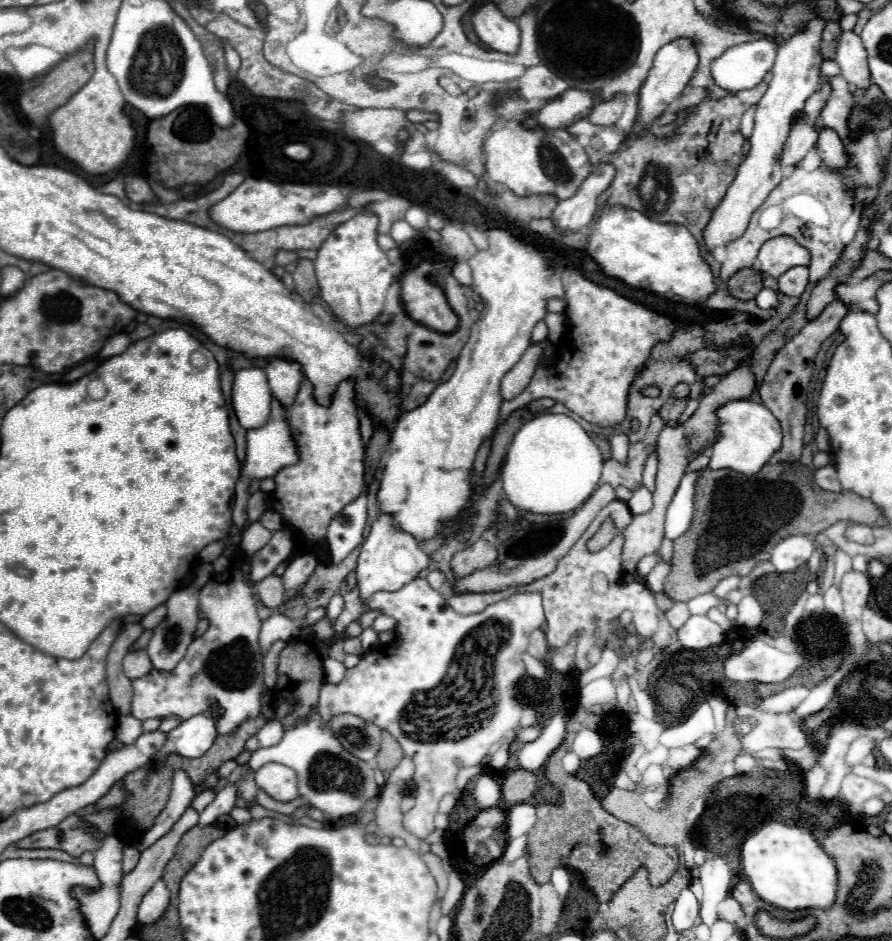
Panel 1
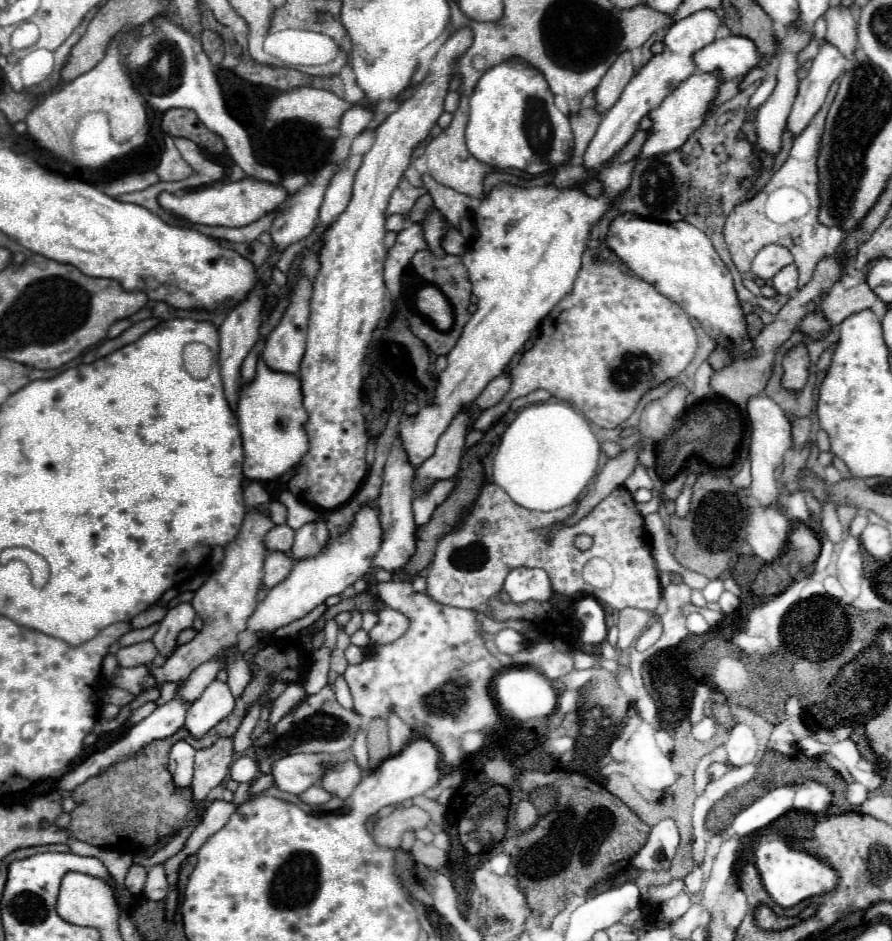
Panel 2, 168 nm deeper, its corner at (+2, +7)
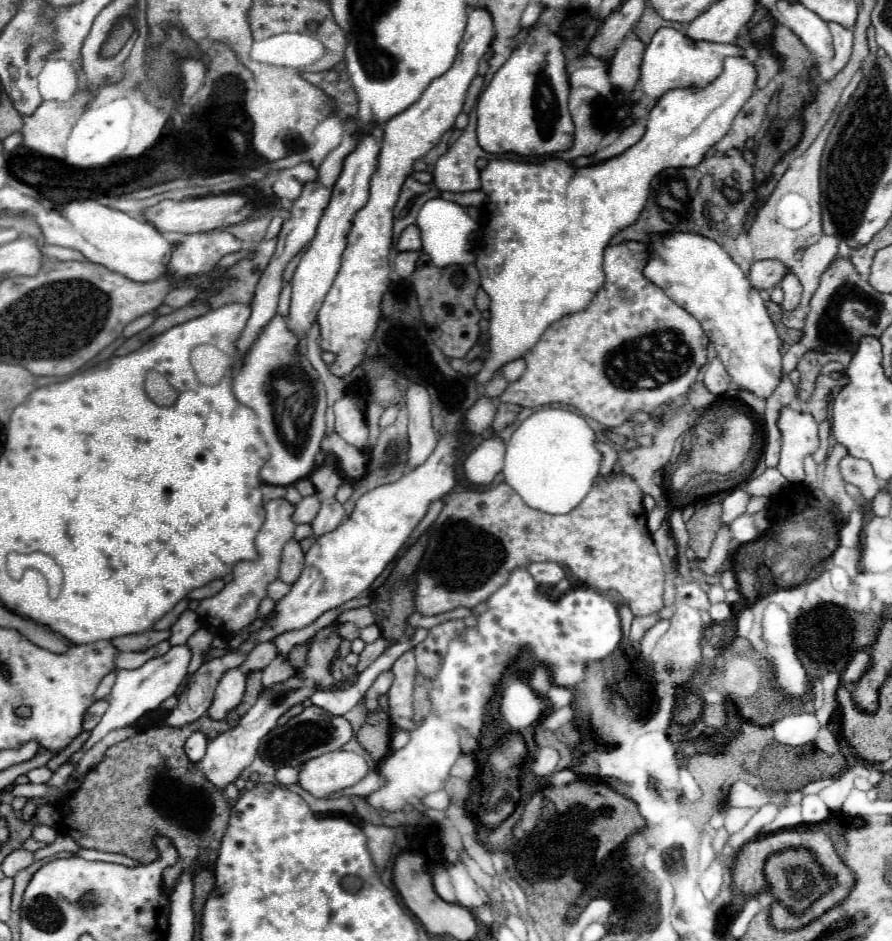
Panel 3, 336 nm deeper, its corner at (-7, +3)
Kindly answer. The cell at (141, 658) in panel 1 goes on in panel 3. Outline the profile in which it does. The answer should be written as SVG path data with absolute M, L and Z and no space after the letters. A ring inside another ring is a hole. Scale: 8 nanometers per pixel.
M163 641L163 643L159 643L159 645L155 645L147 651L141 651L141 653L117 653L115 655L115 667L117 669L137 669L145 661L149 661L153 657L159 657L159 655L165 655L169 649L171 649L171 643Z

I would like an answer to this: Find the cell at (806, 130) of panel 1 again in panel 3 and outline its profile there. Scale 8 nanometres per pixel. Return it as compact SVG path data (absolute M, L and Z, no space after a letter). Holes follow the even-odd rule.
M829 23L831 35L833 35L833 45L835 45L835 57L829 63L829 67L819 67L819 77L829 81L833 79L849 61L851 57L851 47L853 47L853 31L839 25L839 23Z

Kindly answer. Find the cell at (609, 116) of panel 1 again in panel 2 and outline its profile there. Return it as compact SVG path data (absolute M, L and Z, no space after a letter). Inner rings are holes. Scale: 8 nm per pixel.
M622 53L594 91L596 107L600 111L608 111L620 99L624 87L630 83L632 77L634 77L634 67L630 61L630 53Z

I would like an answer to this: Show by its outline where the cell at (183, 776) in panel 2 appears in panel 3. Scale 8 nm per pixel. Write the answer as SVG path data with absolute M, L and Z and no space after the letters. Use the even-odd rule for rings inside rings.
M195 731L195 733L187 739L187 743L185 743L187 757L189 757L193 763L197 763L199 759L203 759L205 749L207 749L207 737L205 737L205 733L201 733L201 731Z

